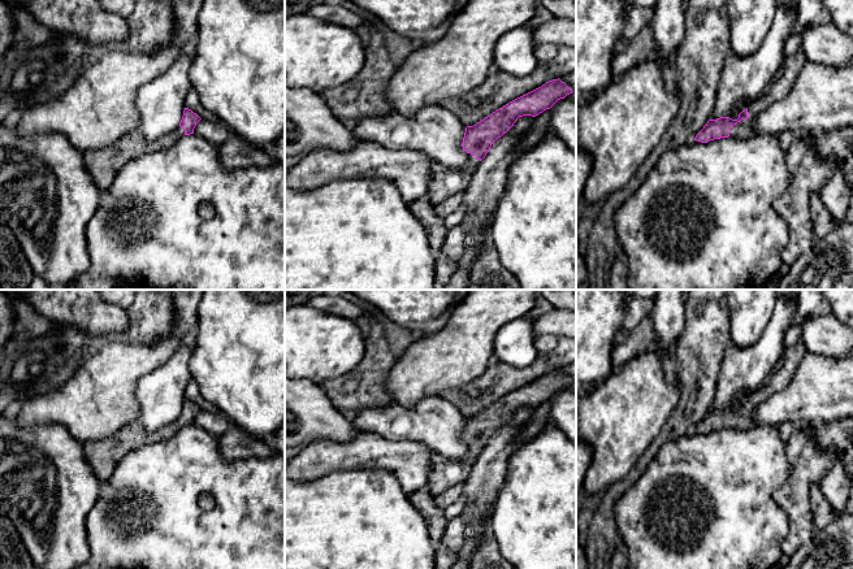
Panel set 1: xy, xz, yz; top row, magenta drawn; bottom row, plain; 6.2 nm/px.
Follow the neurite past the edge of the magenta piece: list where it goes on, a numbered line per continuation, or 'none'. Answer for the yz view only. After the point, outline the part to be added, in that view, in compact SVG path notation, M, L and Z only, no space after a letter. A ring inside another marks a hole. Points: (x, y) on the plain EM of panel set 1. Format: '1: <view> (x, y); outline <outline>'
1: yz (779, 379); outline M798 340L792 347L784 347L784 360L781 362L781 368L770 374L767 385L754 391L749 396L749 409L741 411L736 416L733 416L733 418L731 420L729 429L749 430L755 427L758 424L753 418L754 409L767 398L770 398L775 392L780 392L789 385L797 366L800 365L805 355L806 351L801 340Z

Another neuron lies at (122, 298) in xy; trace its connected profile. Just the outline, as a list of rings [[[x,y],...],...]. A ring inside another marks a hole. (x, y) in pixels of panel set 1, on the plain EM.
[[[99,290],[99,294],[104,301],[113,303],[126,310],[134,301],[135,290]]]

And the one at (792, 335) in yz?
[[[810,316],[805,317],[800,323],[793,325],[784,335],[784,347],[794,346],[801,338],[801,323],[806,321]]]

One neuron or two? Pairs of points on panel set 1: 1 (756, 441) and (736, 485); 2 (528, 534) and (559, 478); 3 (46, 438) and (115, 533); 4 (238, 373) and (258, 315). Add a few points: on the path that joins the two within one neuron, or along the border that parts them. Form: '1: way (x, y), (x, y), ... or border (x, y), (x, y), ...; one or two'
1: way (756, 451), (756, 455), (736, 474); one
2: way (542, 520), (551, 511), (551, 504), (559, 493); one
3: border (100, 483), (98, 499), (87, 515), (86, 534); two
4: way (252, 359), (258, 350), (258, 329); one

